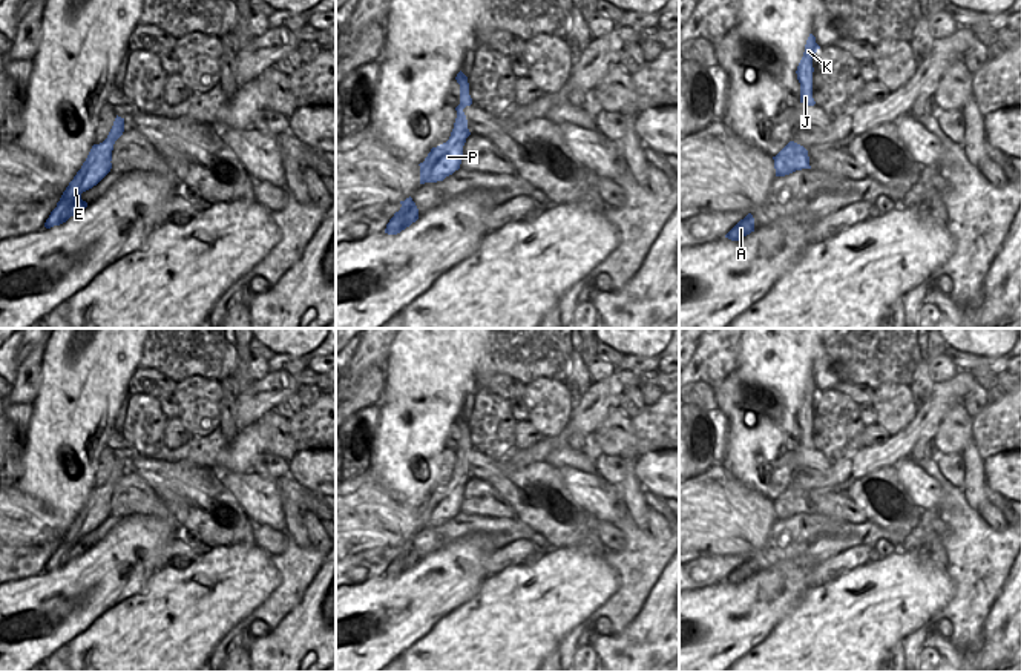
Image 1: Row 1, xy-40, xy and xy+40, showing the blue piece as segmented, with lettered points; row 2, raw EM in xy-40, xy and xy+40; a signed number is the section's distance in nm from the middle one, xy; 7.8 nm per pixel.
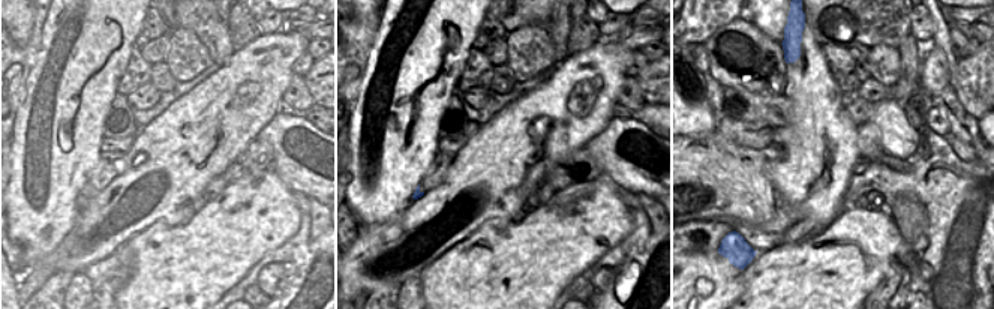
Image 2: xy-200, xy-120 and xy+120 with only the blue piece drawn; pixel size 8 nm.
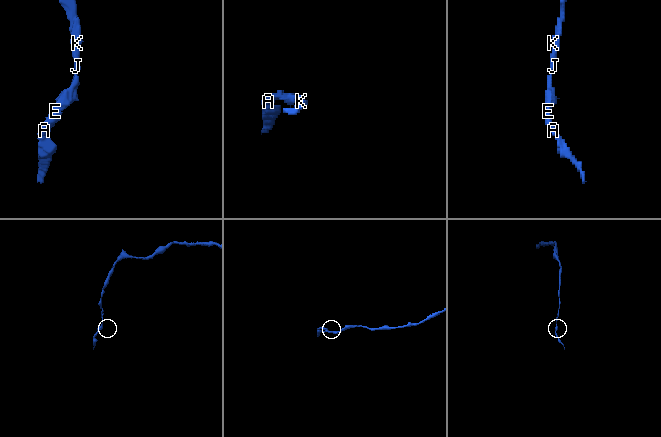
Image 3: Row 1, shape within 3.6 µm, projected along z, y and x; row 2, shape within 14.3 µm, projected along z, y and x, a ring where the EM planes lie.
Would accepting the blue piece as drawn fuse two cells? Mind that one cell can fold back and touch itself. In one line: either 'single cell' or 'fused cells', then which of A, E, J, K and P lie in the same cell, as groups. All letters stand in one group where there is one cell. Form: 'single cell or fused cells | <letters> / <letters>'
single cell | A E J K P

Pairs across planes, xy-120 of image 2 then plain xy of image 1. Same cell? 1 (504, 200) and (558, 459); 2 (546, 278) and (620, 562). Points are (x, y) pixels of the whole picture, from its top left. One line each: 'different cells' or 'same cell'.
1: different cells
2: different cells

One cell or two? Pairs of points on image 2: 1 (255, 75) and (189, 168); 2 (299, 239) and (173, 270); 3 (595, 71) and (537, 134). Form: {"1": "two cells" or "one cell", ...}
{"1": "one cell", "2": "two cells", "3": "one cell"}

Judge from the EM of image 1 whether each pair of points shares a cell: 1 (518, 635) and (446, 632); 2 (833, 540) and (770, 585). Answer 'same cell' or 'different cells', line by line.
1: same cell
2: different cells

